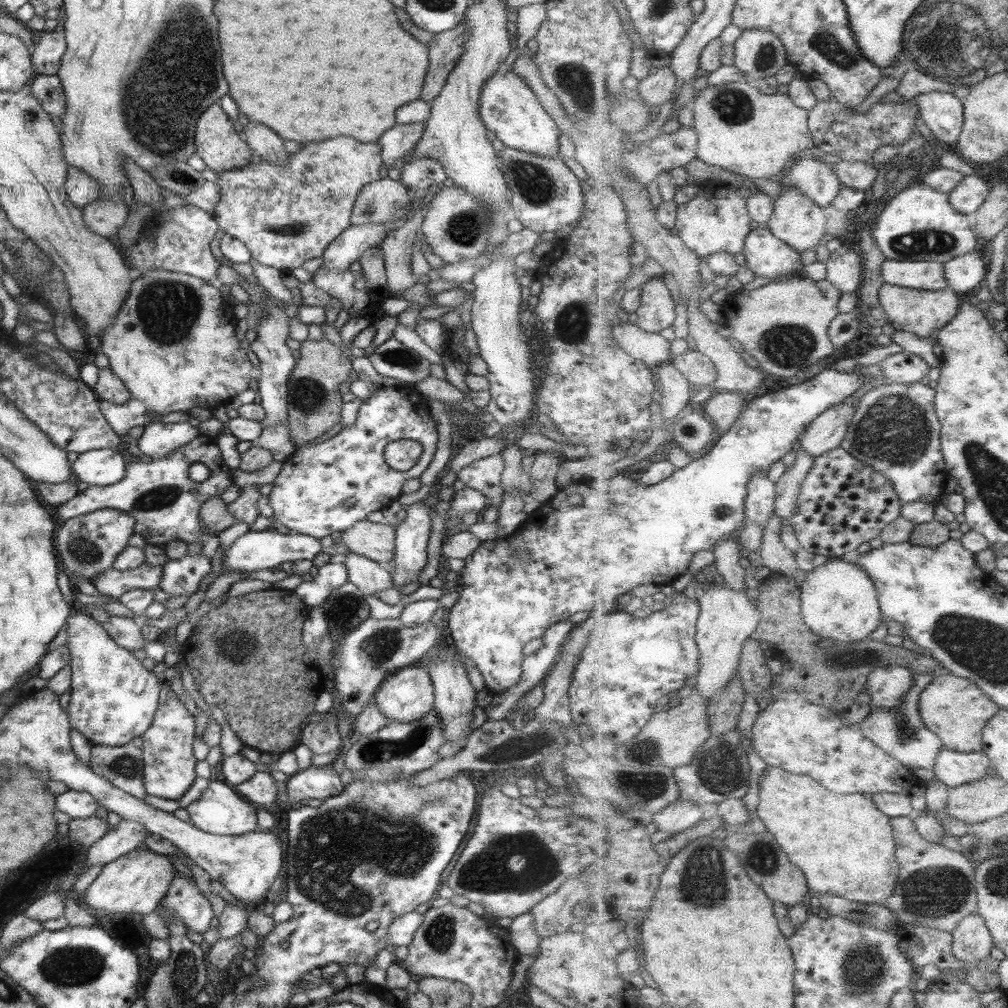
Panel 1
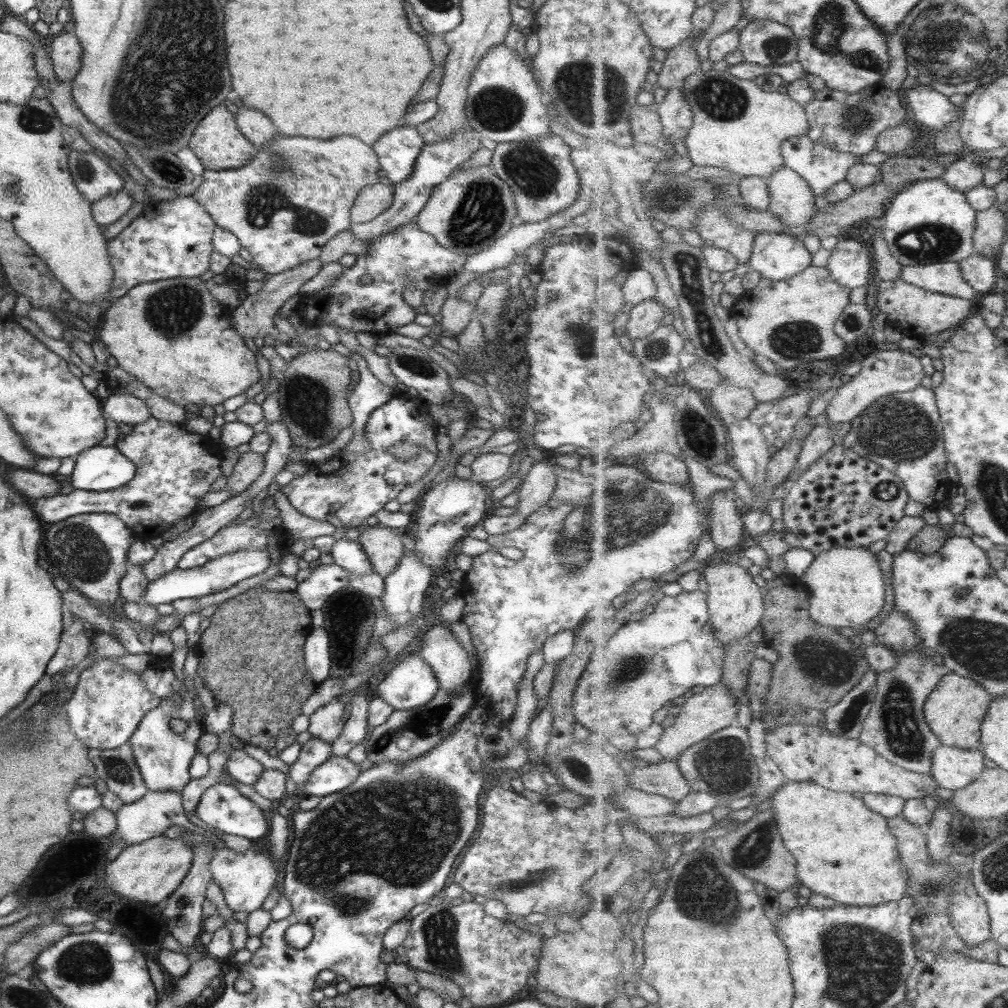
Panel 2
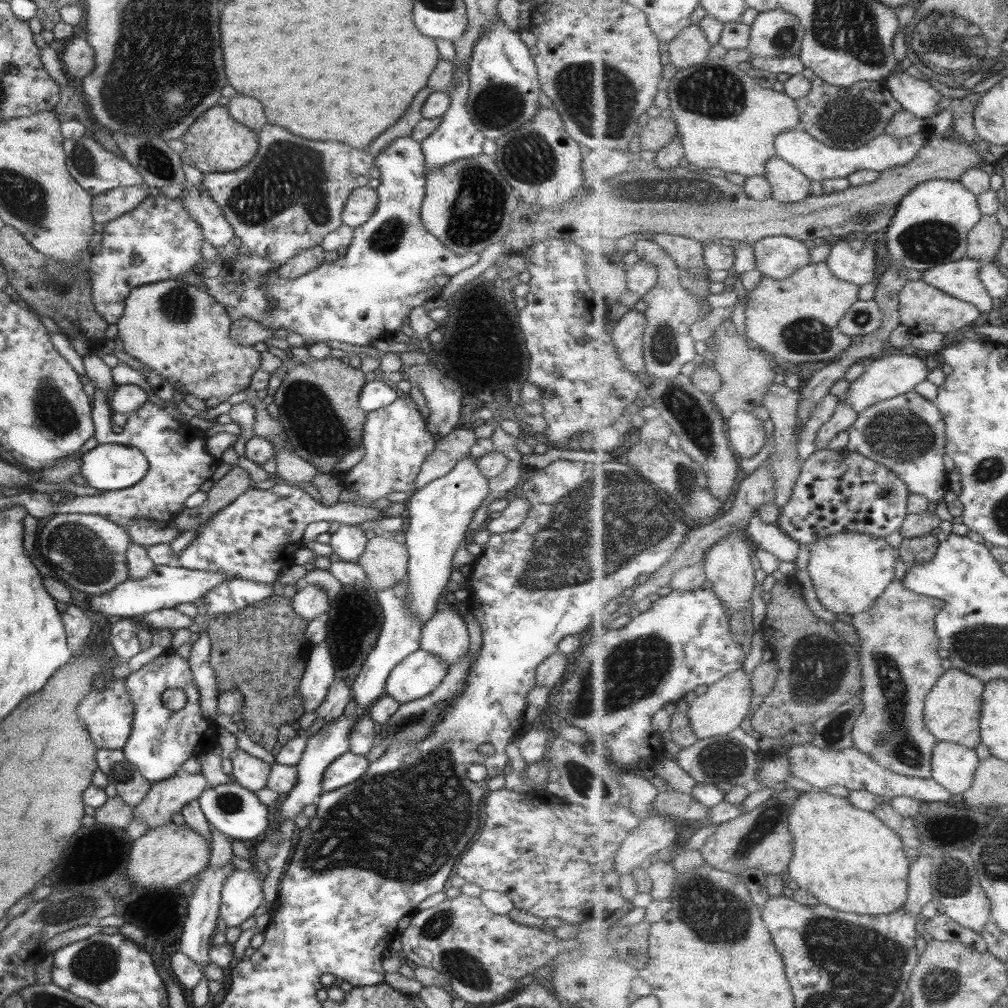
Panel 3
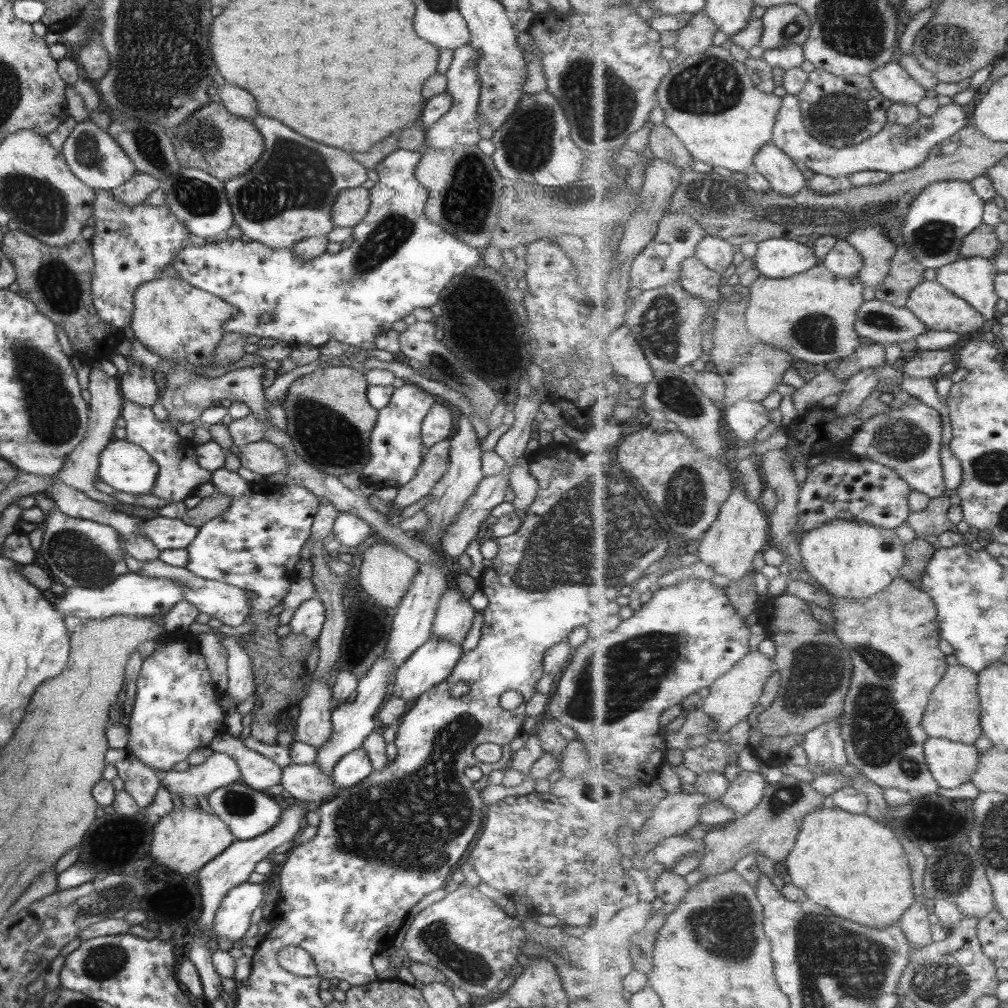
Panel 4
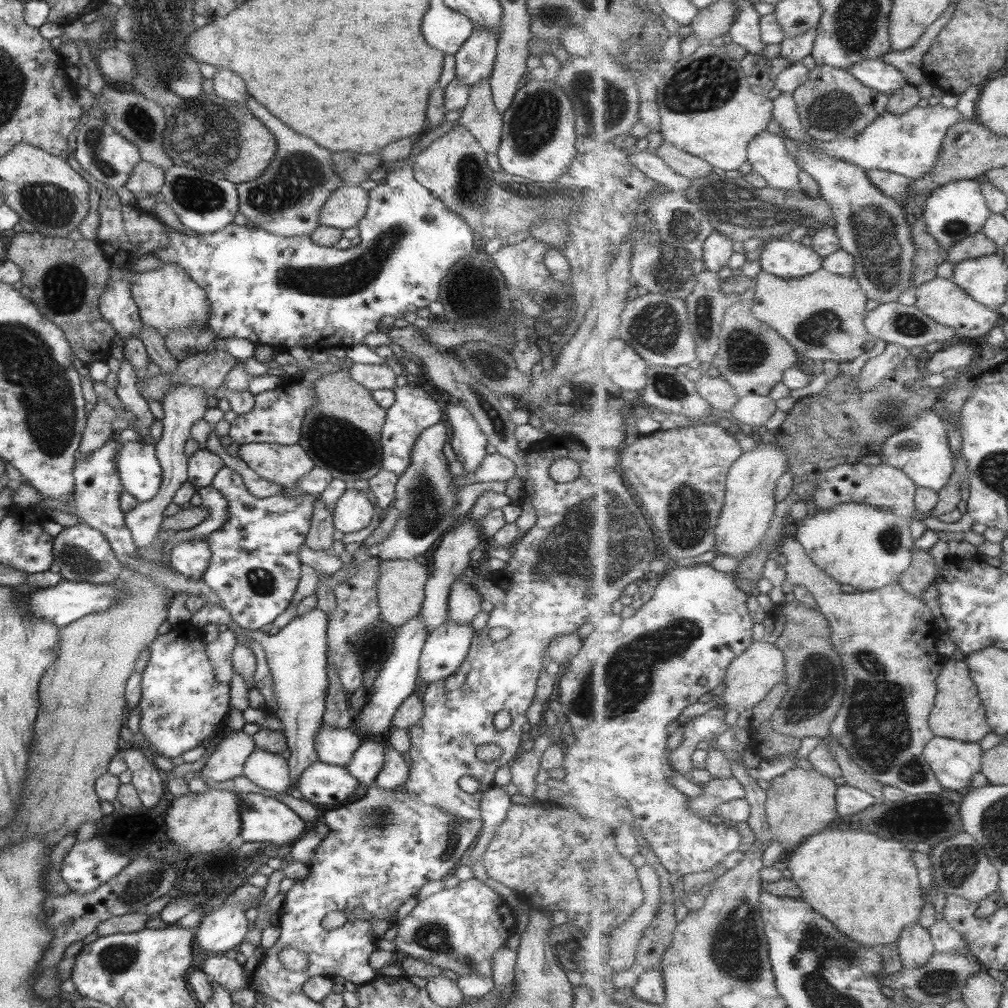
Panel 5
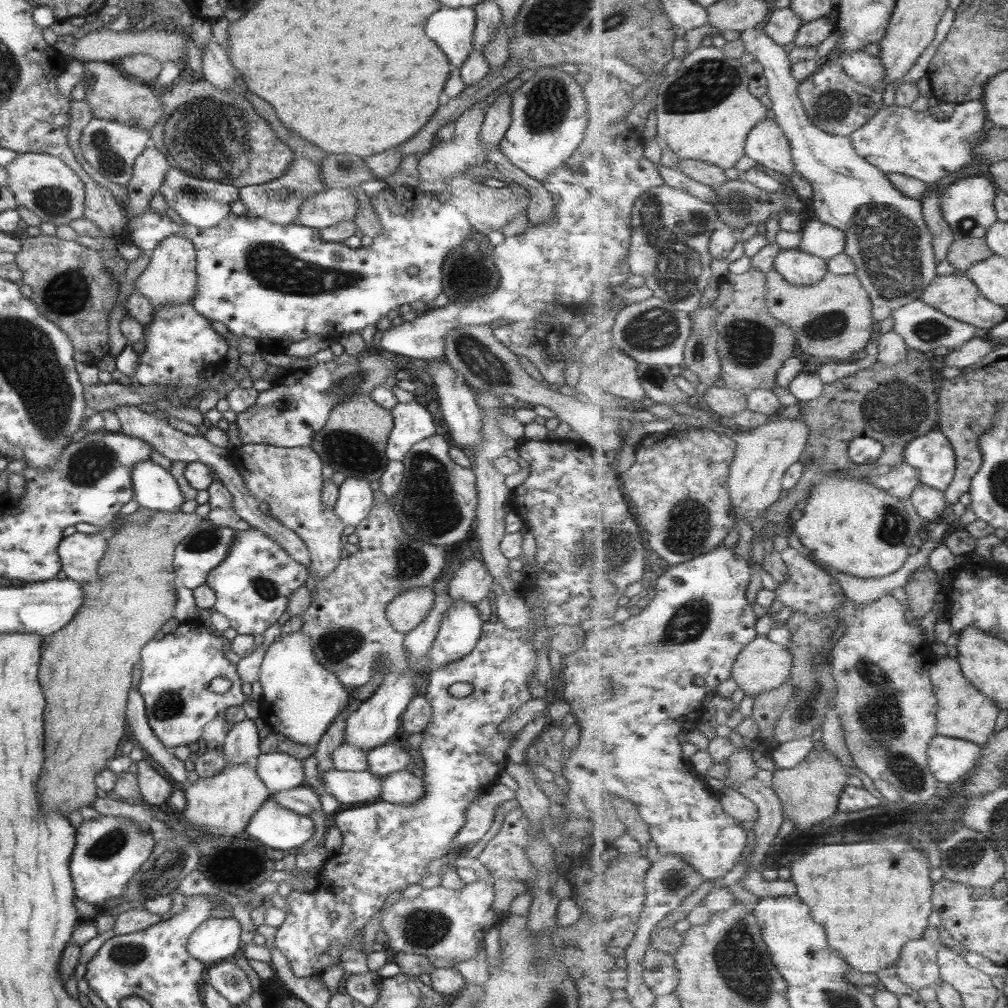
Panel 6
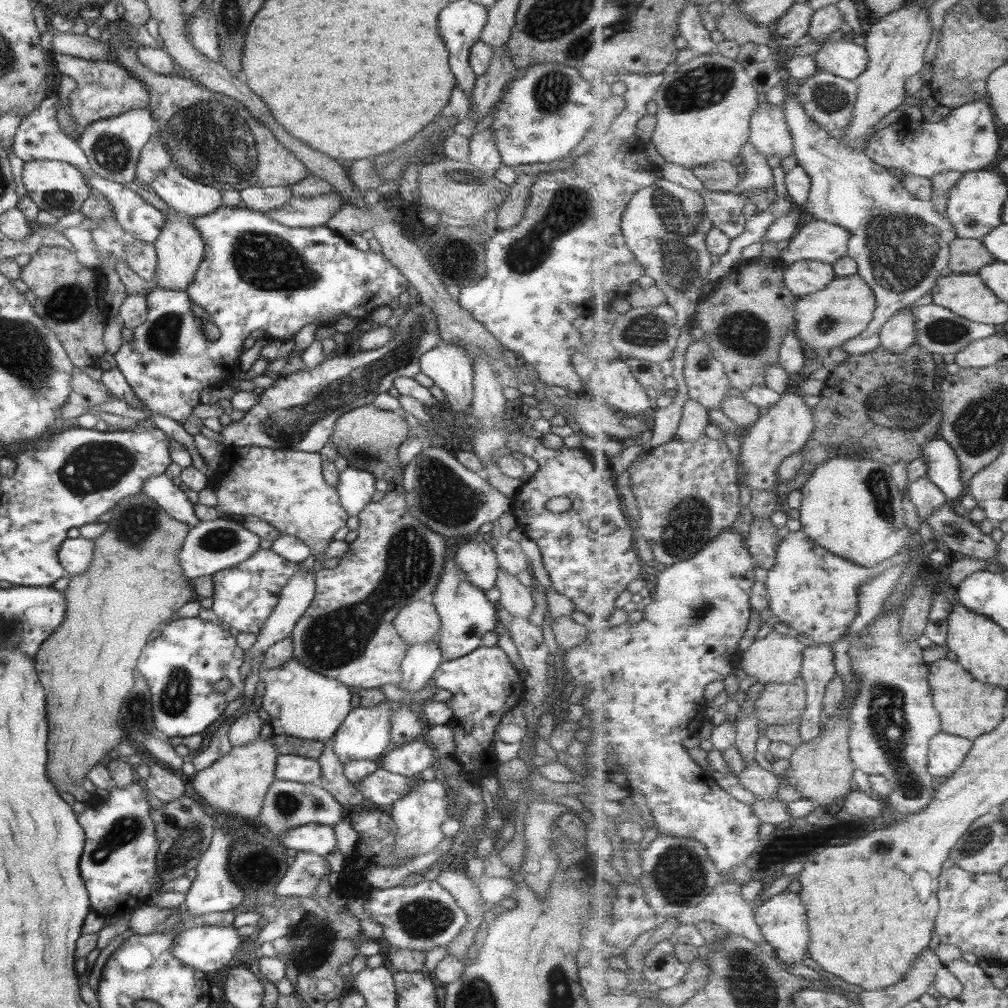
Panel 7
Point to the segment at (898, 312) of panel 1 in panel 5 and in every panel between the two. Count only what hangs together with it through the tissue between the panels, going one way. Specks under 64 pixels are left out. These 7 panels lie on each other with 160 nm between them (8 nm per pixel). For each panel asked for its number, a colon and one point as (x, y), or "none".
2: (914, 311)
3: (924, 308)
4: (940, 309)
5: (943, 299)

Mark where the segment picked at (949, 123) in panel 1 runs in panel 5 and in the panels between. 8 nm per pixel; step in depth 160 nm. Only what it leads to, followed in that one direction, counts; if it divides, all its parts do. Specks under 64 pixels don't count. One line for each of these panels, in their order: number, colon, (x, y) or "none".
2: (933, 109)
3: (917, 96)
4: (893, 81)
5: (876, 74)

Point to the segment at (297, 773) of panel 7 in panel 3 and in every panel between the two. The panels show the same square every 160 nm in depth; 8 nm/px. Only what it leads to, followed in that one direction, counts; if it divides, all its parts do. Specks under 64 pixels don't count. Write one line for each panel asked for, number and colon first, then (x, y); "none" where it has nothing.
3: (250, 773)
4: (257, 772)
5: (269, 771)
6: (277, 771)

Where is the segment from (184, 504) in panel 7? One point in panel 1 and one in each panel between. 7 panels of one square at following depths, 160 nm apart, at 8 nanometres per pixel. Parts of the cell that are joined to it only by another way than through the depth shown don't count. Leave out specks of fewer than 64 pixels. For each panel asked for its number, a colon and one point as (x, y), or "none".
1: (101, 467)
2: (99, 468)
3: (107, 467)
4: (126, 467)
5: (138, 469)
6: (153, 488)

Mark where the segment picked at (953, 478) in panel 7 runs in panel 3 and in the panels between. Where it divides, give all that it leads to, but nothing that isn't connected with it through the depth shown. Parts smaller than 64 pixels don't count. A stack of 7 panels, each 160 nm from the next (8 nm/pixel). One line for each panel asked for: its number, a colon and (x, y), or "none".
3: (907, 434)
4: (908, 439)
5: (921, 449)
6: (933, 454)

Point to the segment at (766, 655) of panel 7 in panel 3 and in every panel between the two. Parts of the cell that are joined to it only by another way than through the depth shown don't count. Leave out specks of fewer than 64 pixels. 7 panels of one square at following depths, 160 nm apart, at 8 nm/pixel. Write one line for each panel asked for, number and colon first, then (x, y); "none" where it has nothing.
3: (725, 705)
4: (732, 699)
5: (750, 678)
6: (763, 665)

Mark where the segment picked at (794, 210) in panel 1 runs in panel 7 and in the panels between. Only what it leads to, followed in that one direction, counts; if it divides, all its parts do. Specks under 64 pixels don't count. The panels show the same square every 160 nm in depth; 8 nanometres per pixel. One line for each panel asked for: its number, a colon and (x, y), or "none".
2: (793, 201)
3: (789, 185)
4: (785, 177)
5: (768, 155)
6: (767, 145)
7: (770, 135)

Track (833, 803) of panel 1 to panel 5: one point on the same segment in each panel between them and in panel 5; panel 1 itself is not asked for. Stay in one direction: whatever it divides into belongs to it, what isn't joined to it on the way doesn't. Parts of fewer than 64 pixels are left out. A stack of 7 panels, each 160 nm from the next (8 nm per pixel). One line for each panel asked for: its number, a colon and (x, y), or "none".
2: (846, 851)
3: (850, 860)
4: (834, 846)
5: (869, 886)

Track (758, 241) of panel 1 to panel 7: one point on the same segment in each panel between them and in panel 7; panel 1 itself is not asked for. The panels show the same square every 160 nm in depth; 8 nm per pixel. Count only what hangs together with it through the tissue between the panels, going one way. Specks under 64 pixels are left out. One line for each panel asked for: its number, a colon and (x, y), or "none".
2: (778, 256)
3: (778, 257)
4: (776, 257)
5: (787, 259)
6: (799, 268)
7: (804, 277)

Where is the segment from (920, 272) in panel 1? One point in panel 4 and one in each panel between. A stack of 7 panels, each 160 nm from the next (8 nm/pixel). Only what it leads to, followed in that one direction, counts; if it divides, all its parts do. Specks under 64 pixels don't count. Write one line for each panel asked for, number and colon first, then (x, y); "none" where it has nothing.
2: (946, 277)
3: (961, 279)
4: (974, 279)

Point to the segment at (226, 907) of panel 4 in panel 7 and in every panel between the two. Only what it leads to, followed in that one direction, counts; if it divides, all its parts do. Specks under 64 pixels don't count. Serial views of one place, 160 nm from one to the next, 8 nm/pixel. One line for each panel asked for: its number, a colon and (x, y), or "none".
5: (224, 928)
6: (216, 939)
7: (209, 948)

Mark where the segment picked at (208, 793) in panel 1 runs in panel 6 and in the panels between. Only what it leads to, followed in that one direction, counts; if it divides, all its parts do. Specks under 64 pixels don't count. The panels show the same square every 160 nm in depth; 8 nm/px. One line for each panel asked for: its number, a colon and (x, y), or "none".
2: (221, 806)
3: (235, 812)
4: (247, 813)
5: (263, 818)
6: (274, 826)

